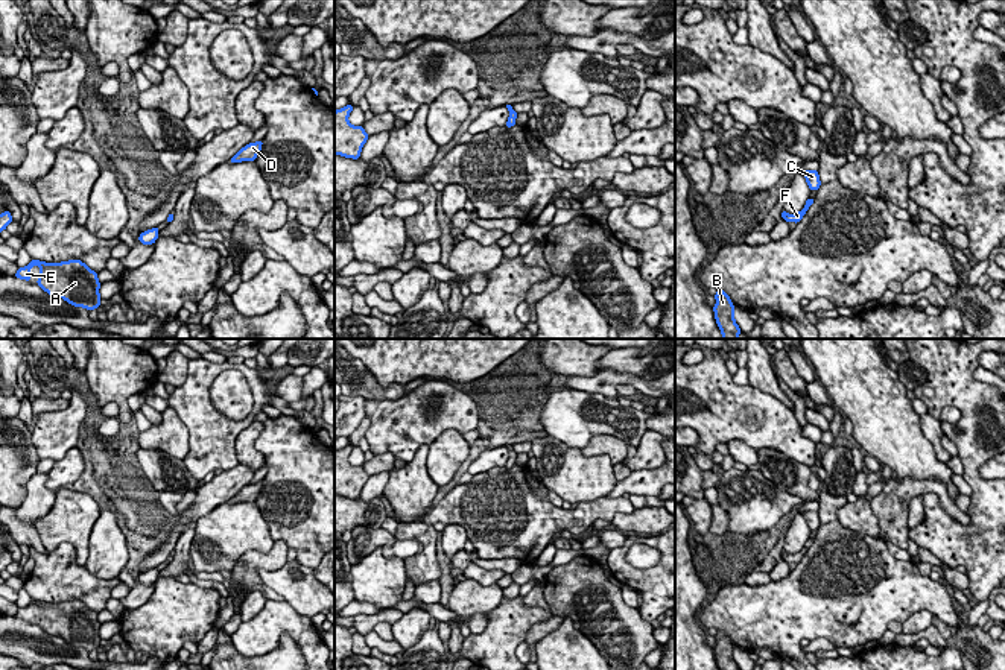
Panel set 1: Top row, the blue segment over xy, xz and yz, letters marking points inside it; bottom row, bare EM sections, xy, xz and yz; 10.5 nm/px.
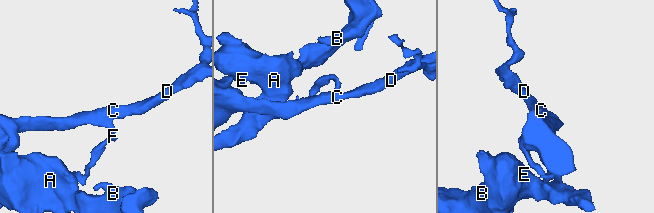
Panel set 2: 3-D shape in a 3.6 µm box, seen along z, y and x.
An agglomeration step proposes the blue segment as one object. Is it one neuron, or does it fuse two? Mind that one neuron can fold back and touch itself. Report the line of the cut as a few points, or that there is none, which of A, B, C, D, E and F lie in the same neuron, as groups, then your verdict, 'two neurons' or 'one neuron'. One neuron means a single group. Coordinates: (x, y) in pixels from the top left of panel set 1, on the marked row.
yz (788, 214), (785, 219) | A B E / C D F | two neurons

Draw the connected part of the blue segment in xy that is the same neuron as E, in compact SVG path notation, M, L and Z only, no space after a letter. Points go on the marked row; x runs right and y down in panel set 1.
M32 260L26 267L18 267L14 277L30 283L32 266L41 267L36 284L49 295L61 296L68 304L84 307L88 311L100 305L97 272L81 260L61 263Z

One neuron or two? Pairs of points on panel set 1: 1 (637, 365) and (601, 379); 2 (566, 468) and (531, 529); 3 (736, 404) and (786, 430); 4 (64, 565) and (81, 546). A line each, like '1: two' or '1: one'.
1: two
2: two
3: one
4: two

